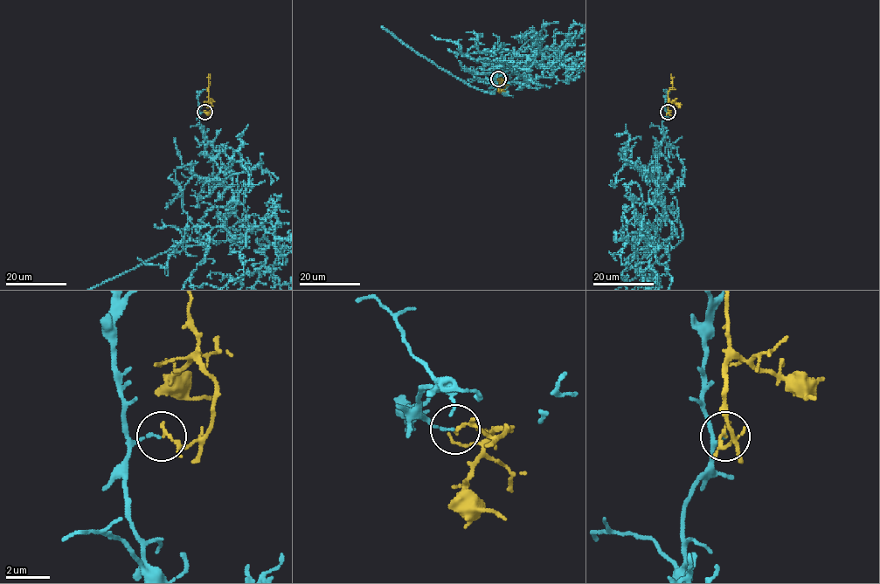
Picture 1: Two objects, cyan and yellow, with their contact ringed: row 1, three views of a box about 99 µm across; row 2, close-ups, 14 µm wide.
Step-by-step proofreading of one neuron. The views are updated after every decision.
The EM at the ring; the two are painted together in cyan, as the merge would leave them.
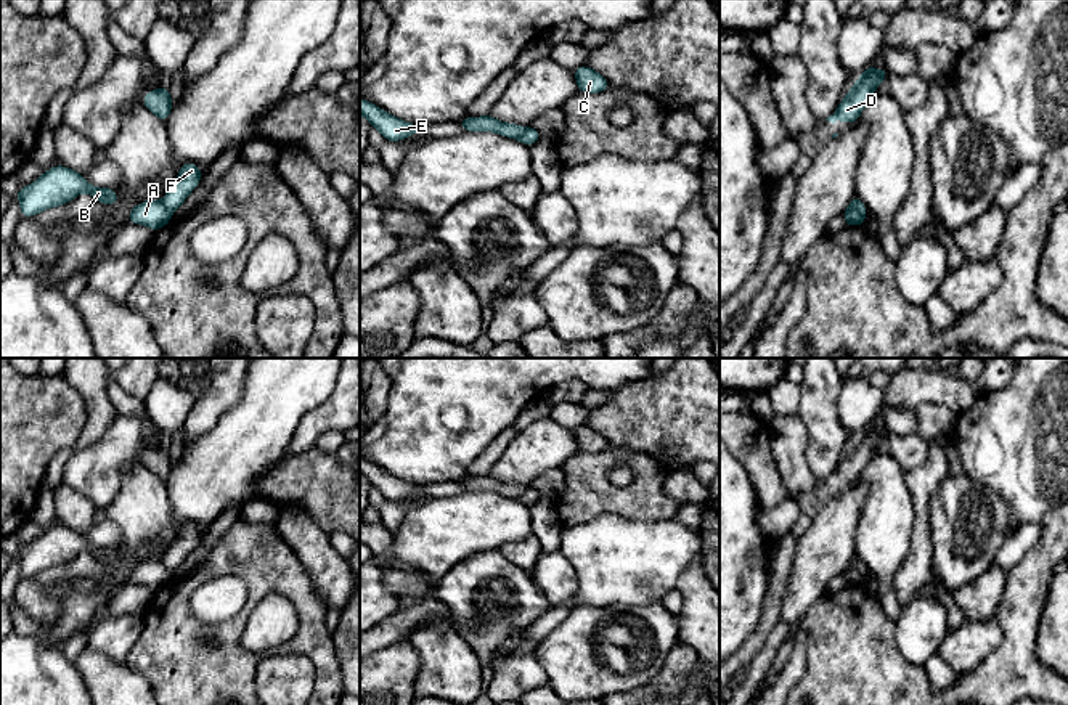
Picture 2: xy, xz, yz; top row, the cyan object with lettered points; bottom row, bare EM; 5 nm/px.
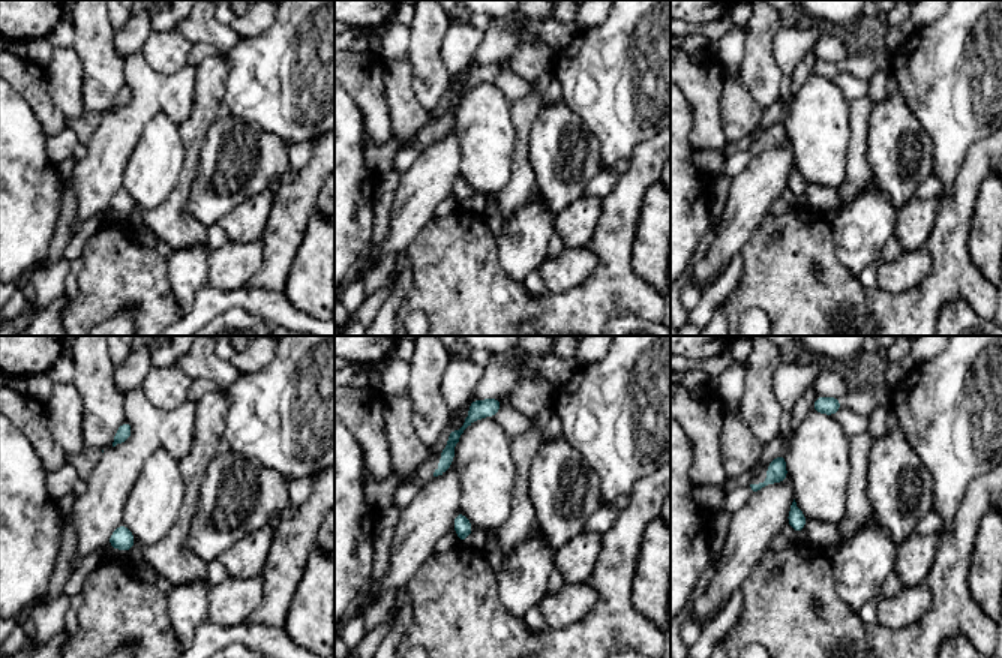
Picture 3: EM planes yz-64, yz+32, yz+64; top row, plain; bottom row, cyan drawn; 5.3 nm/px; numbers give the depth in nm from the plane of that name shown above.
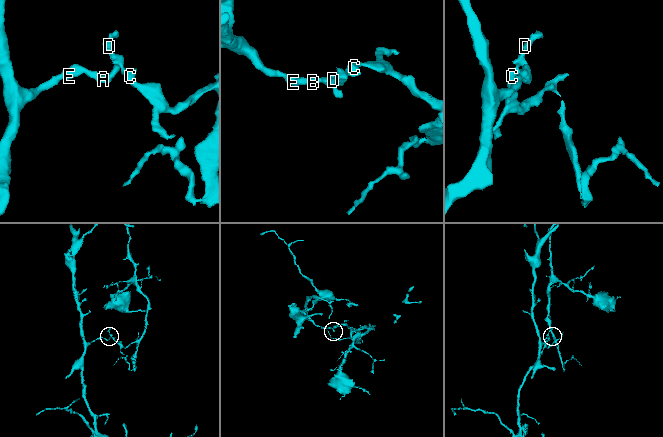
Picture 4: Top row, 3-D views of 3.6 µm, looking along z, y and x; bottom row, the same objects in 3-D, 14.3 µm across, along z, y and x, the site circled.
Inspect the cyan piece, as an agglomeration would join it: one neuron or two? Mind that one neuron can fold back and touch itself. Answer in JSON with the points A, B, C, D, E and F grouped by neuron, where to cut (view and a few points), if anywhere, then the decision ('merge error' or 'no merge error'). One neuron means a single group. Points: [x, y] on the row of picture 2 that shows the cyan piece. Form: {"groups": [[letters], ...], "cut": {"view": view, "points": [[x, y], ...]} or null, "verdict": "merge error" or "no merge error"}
{"groups": [["A", "B", "E"], ["C", "D", "F"]], "cut": {"view": "yz", "points": [[850, 204], [863, 214]]}, "verdict": "merge error"}

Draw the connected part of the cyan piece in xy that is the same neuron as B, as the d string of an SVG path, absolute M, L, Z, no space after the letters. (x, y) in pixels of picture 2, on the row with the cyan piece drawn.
M55 165L40 175L32 185L19 188L16 196L21 217L34 217L50 207L71 202L80 193L90 193L101 204L117 204L119 196L112 188L92 186L84 175L64 165Z

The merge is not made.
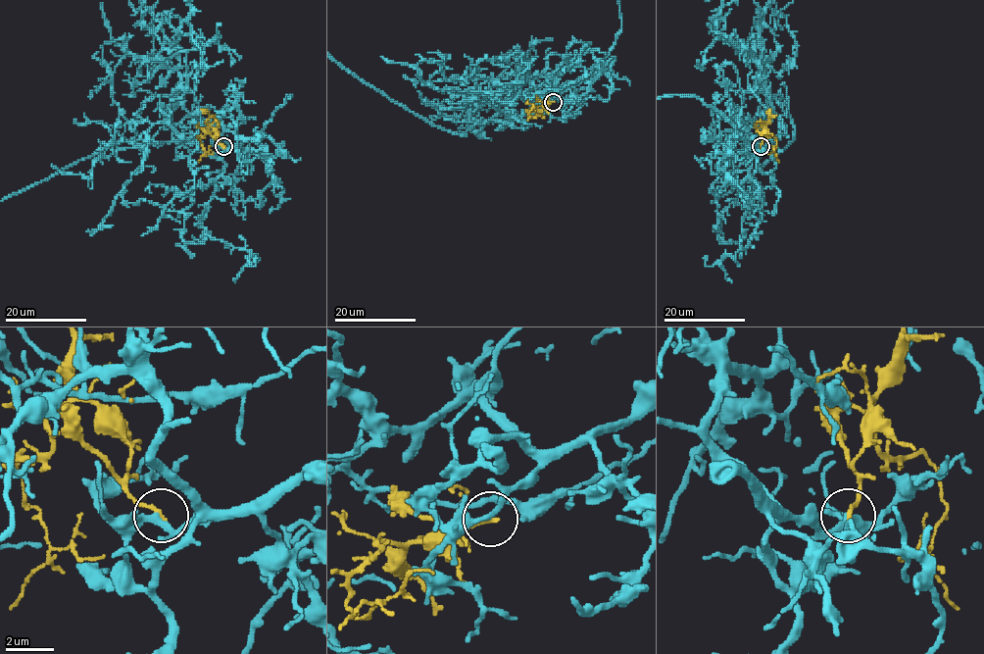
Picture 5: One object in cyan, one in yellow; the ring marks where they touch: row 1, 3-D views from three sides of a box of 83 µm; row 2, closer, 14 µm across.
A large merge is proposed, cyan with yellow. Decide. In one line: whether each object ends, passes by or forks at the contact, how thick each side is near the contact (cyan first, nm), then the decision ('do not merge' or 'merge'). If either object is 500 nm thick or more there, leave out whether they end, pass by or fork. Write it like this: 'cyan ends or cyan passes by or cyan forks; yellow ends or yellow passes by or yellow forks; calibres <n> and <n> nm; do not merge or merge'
cyan passes by; yellow ends; calibres 260 and 190 nm; do not merge

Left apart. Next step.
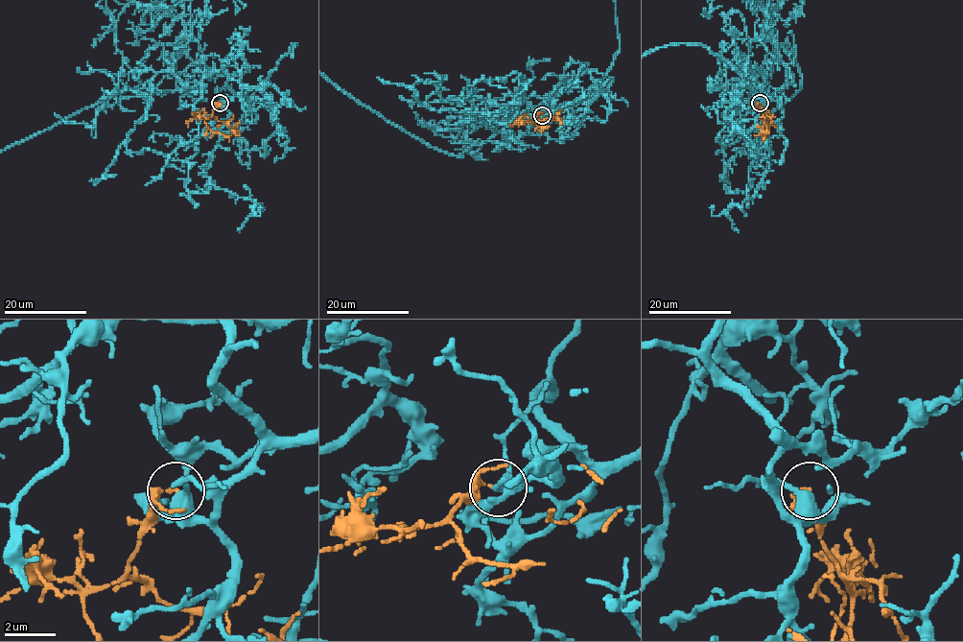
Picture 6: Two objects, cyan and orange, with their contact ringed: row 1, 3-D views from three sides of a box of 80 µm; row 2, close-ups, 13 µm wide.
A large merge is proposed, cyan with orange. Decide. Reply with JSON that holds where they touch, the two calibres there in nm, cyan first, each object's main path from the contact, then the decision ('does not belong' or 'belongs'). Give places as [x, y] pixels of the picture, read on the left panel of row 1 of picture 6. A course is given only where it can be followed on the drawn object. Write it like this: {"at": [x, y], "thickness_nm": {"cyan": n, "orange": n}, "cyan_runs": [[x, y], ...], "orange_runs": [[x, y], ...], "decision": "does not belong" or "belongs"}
{"at": [220, 103], "thickness_nm": {"cyan": 340, "orange": 200}, "orange_runs": [[220, 102], [205, 119], [206, 126], [212, 131], [228, 136], [232, 132], [227, 123], [233, 116]], "decision": "does not belong"}

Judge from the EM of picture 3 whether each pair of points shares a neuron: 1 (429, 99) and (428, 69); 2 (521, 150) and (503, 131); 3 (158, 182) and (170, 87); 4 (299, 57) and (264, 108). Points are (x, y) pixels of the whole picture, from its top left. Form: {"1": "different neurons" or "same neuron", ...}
{"1": "same neuron", "2": "different neurons", "3": "different neurons", "4": "same neuron"}

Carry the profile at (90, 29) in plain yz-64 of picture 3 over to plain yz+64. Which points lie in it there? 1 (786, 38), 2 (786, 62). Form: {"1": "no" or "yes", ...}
{"1": "no", "2": "no"}

